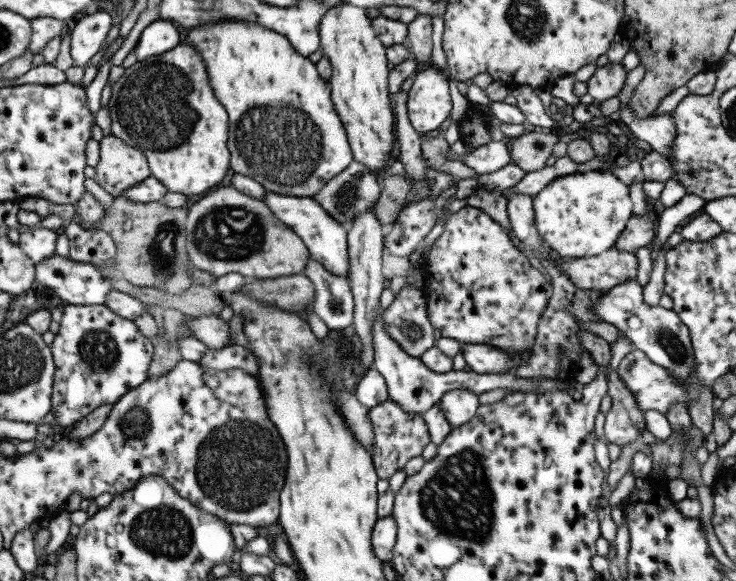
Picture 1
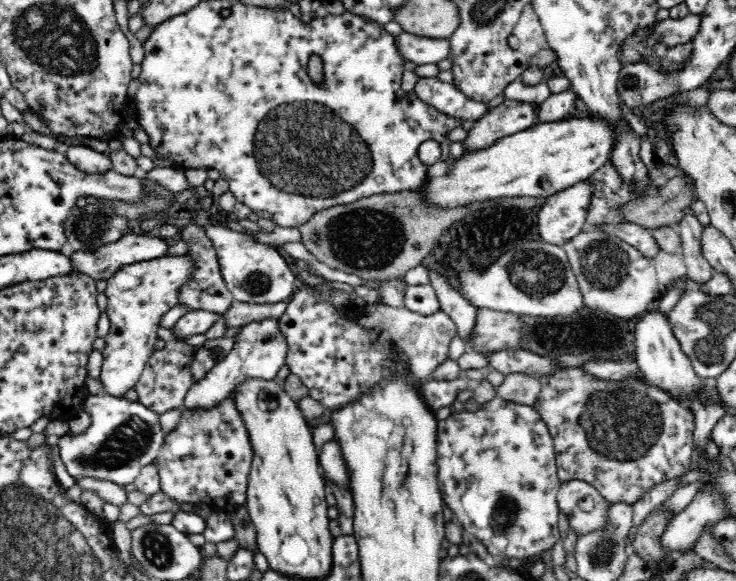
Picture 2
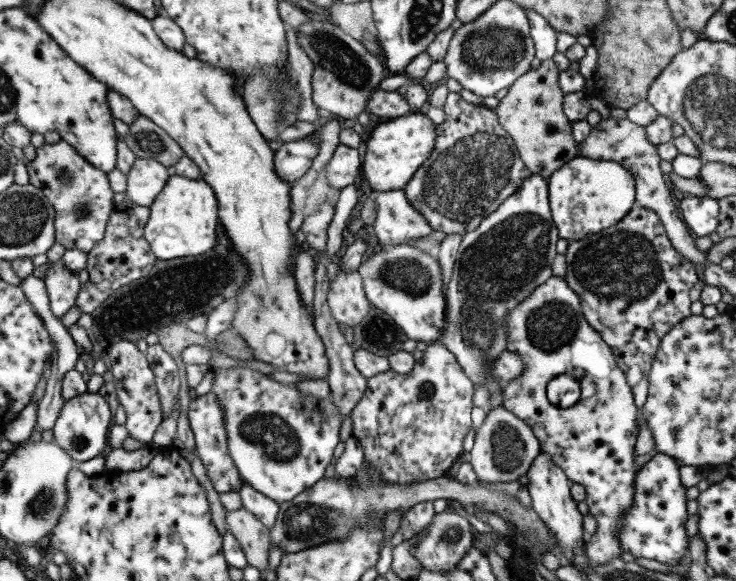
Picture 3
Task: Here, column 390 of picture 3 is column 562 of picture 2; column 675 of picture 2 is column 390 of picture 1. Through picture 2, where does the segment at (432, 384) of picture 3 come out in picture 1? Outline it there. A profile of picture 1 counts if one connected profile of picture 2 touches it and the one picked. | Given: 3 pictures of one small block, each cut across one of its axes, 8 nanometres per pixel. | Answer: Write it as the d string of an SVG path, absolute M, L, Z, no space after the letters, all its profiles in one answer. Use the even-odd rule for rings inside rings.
M390 397L368 411L368 420L374 428L374 445L372 445L373 463L378 478L389 480L397 470L403 469L410 458L420 456L427 444L431 443L428 425L422 415L406 413Z

